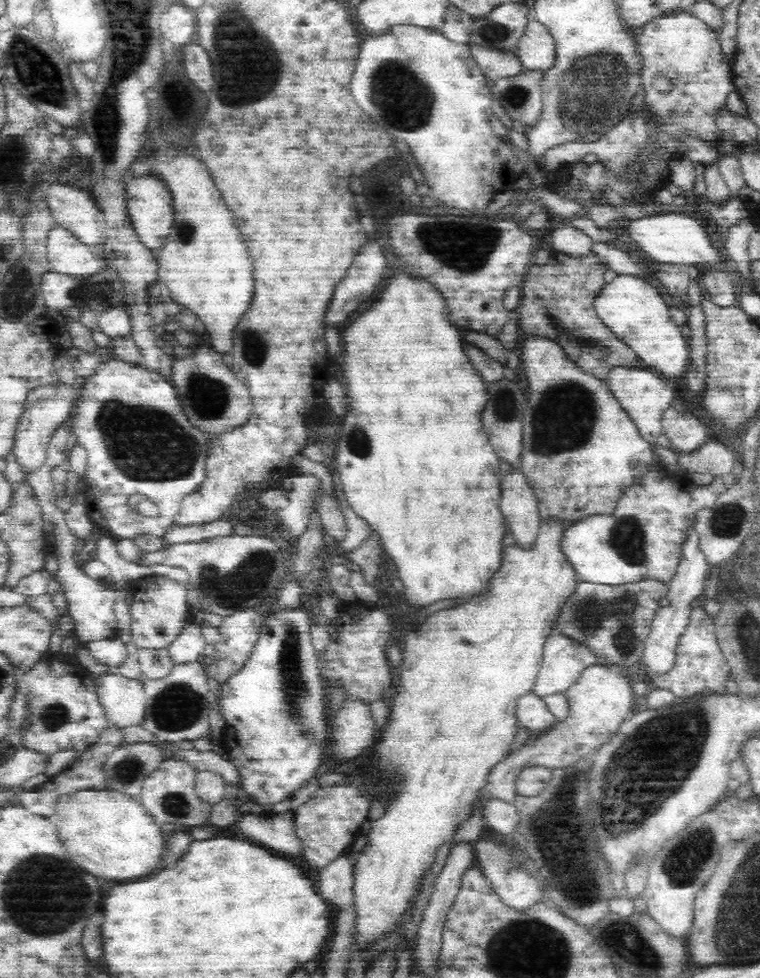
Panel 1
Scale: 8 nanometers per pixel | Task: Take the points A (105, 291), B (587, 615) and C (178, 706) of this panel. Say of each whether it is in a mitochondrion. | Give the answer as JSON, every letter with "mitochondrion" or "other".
{"A":"mitochondrion","B":"mitochondrion","C":"mitochondrion"}

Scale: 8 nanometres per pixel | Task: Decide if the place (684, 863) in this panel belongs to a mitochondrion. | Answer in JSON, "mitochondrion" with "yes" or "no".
{"mitochondrion":"yes"}

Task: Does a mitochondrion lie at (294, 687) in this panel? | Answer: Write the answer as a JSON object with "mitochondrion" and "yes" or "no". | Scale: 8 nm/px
{"mitochondrion":"yes"}

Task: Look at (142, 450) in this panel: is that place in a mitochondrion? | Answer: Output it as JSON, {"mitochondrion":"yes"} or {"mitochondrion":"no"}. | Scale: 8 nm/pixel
{"mitochondrion":"yes"}

